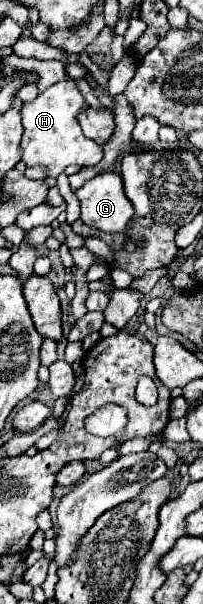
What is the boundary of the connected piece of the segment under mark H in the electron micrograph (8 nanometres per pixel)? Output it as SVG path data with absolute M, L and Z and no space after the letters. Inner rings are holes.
M66 79L58 81L40 93L34 101L24 105L22 123L24 123L24 137L22 137L22 161L28 167L44 165L50 171L50 177L58 177L68 165L82 165L92 167L100 163L102 149L92 143L92 139L82 135L77 114L88 106L82 97L76 81Z

